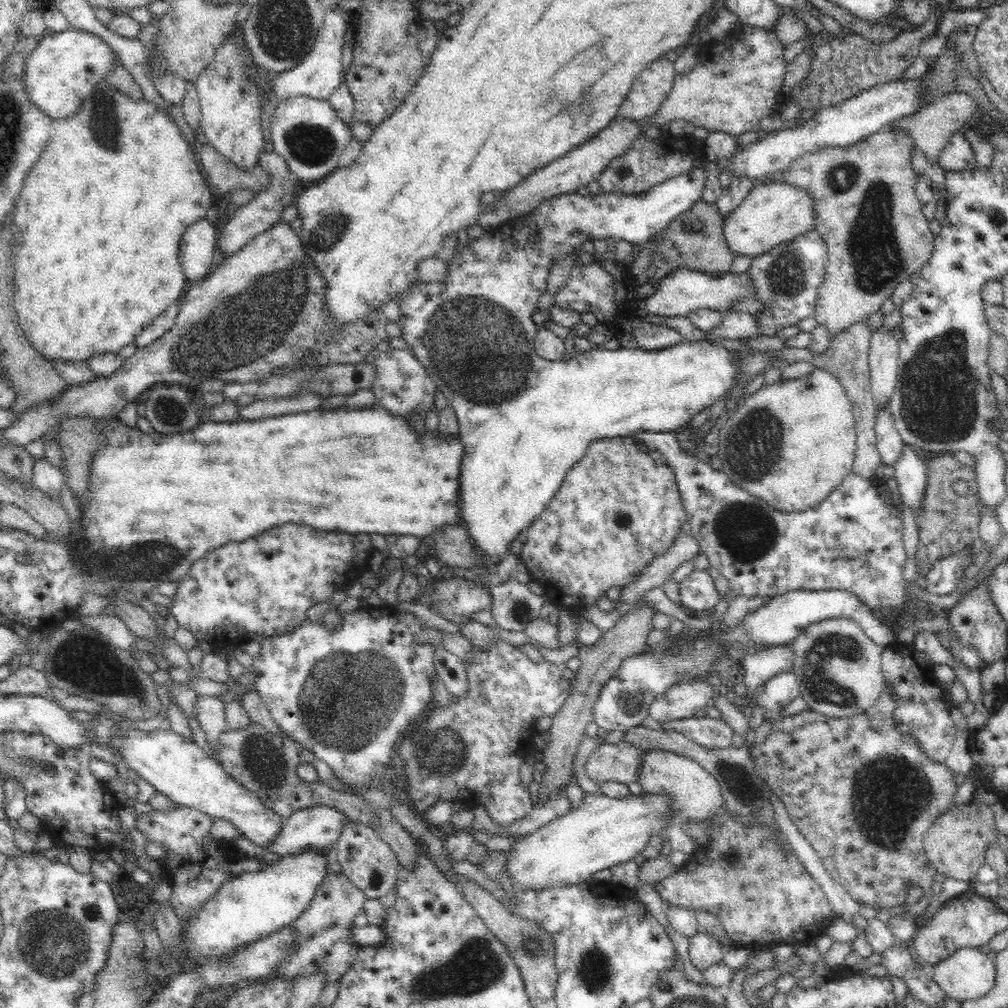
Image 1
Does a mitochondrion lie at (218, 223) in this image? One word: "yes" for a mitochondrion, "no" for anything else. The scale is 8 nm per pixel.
no

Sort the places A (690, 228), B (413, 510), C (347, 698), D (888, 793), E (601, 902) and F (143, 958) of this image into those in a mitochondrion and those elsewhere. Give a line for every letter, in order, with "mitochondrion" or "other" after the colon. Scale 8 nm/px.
A: other
B: other
C: mitochondrion
D: mitochondrion
E: other
F: other

